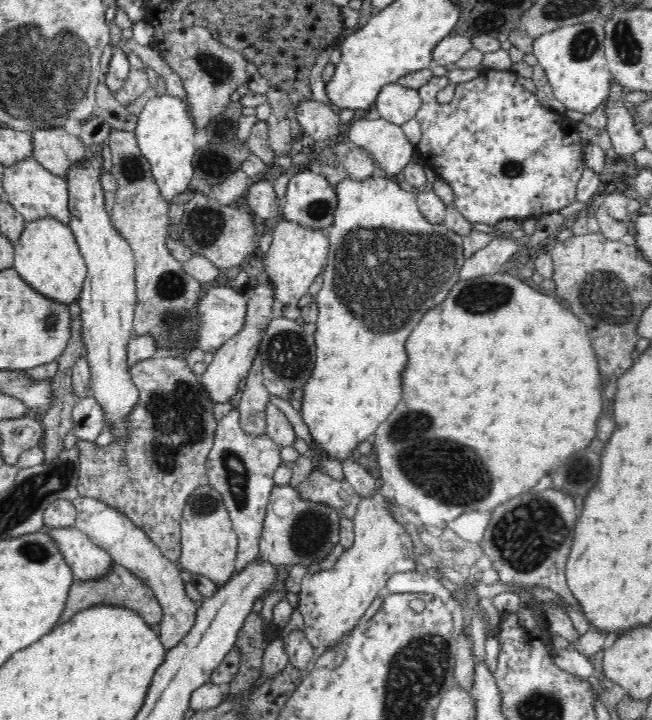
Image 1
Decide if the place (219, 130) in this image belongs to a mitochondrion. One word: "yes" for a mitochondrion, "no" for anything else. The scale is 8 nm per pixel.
no

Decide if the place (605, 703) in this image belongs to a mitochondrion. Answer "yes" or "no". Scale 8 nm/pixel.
no

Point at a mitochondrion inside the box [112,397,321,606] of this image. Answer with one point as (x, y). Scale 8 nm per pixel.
(237, 491)

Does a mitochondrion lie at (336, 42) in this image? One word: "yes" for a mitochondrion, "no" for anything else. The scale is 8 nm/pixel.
no

